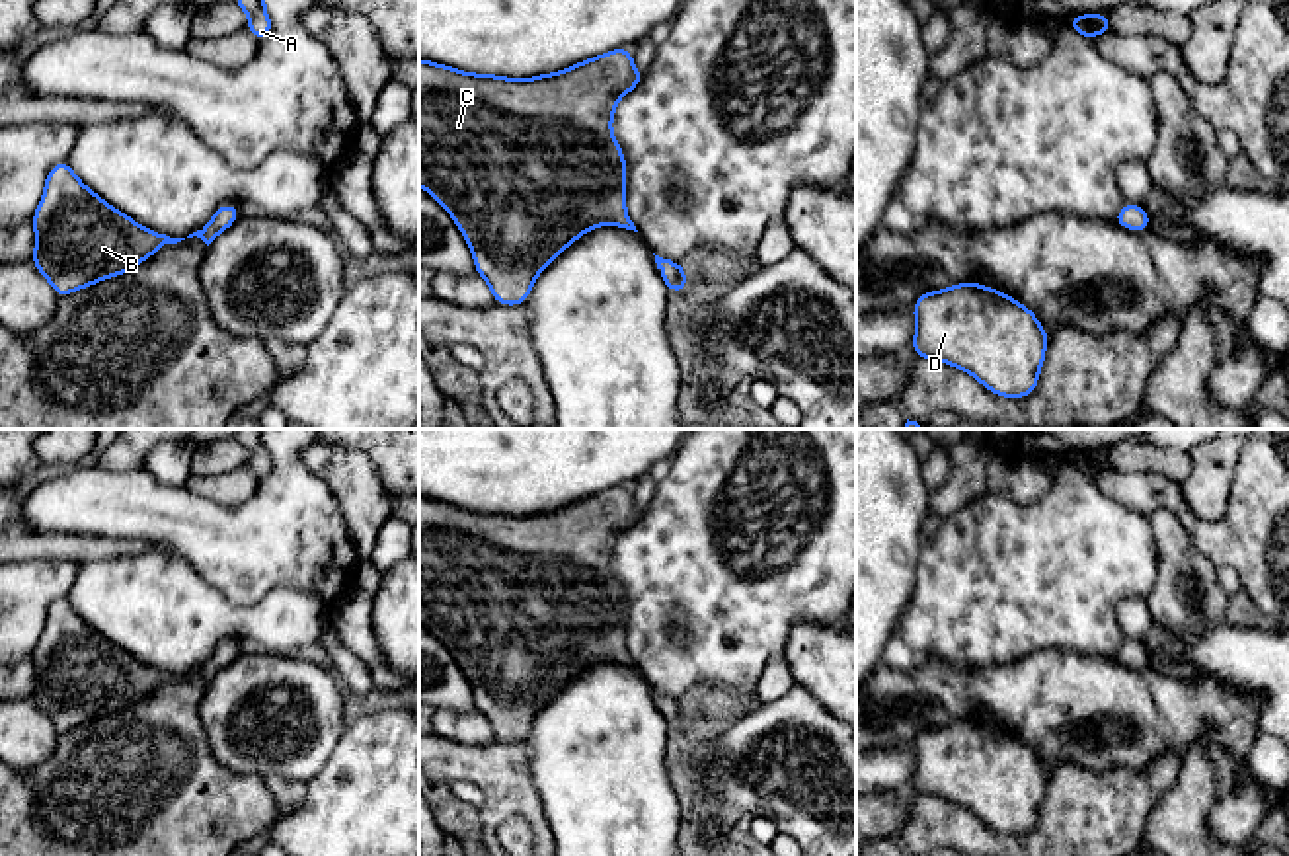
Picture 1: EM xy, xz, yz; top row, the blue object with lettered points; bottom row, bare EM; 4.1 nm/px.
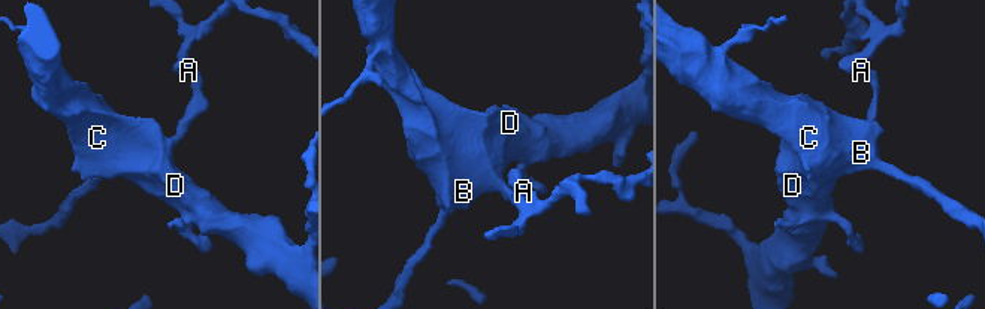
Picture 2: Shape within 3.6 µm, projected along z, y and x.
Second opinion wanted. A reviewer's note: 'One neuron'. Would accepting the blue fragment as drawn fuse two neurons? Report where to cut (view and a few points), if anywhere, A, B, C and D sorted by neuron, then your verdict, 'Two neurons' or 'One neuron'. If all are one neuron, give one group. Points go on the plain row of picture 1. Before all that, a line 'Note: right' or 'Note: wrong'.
Note: right
No split. Groups: A B C D. One neuron

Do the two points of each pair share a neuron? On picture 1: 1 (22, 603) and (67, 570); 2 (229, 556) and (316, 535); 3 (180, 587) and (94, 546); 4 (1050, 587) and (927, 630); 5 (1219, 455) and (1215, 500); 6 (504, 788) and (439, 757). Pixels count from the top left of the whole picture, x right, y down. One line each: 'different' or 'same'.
1: same
2: same
3: different
4: same
5: same
6: same

